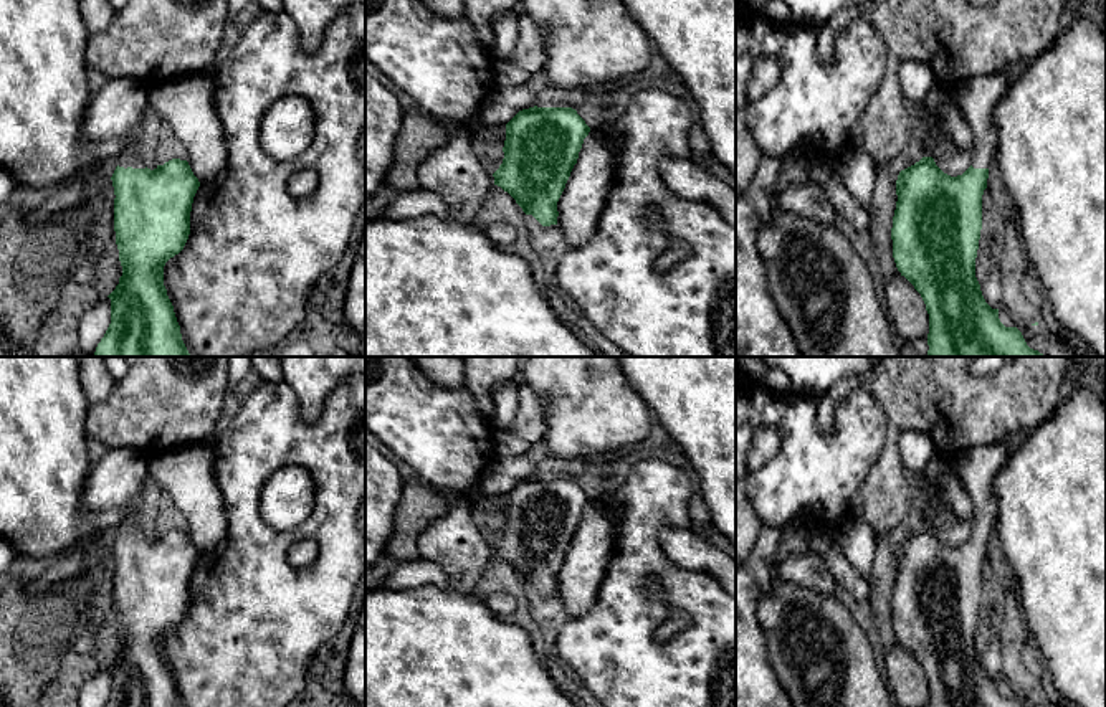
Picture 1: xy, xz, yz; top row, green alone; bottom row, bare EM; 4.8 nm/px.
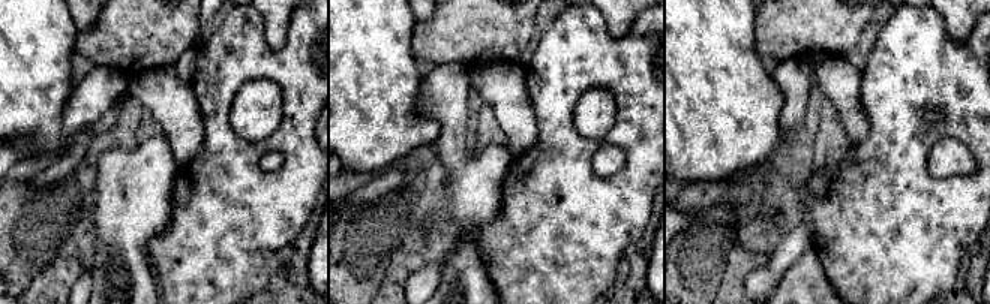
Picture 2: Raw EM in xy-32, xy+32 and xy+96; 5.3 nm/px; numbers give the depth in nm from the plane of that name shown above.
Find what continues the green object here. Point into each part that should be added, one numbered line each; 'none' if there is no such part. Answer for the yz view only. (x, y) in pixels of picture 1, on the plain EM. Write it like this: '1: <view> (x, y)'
1: yz (976, 468)

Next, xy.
1: xy (116, 481)

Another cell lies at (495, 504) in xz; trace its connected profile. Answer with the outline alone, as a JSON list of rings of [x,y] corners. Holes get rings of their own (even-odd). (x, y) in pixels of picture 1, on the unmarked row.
[[[478,487],[471,491],[473,507],[486,510],[491,517],[504,517],[506,494],[486,494]]]

